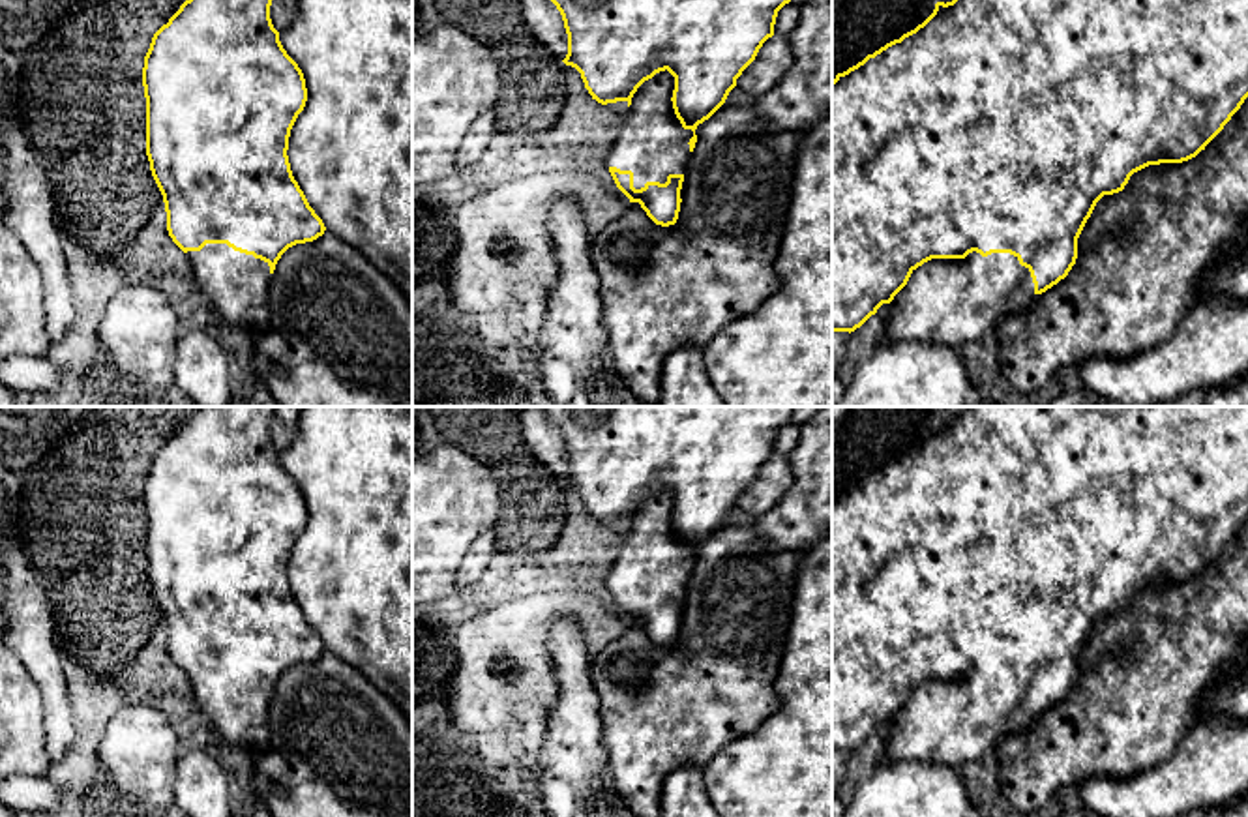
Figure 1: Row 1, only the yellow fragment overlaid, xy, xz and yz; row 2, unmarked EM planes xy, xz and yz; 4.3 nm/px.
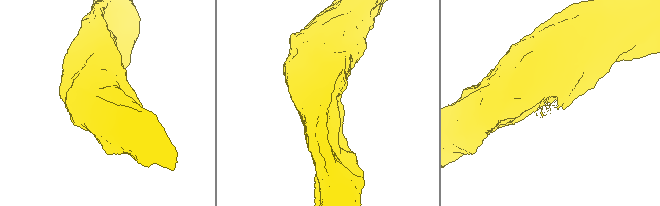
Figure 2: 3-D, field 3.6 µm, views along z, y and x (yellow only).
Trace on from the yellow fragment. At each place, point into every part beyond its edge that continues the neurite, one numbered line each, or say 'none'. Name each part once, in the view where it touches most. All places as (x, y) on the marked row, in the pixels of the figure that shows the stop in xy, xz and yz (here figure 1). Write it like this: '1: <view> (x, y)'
1: yz (954, 302)

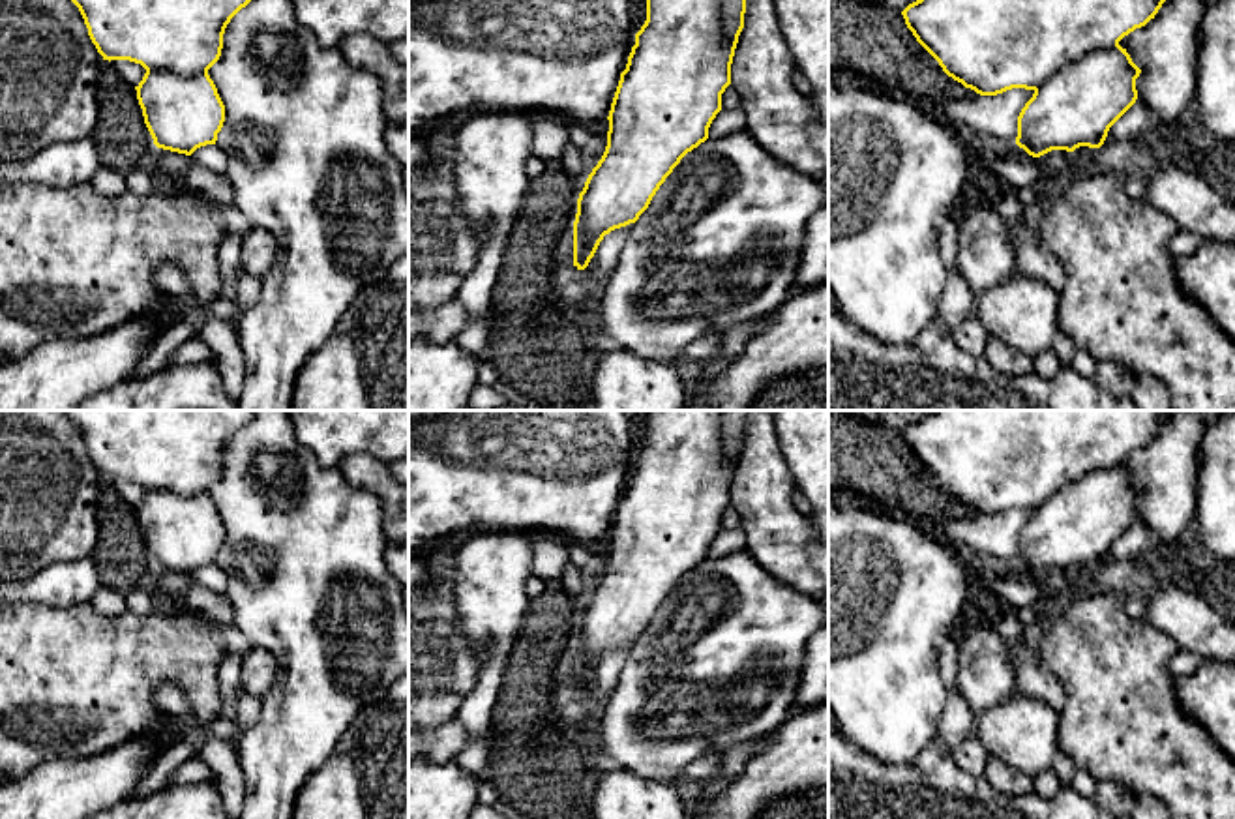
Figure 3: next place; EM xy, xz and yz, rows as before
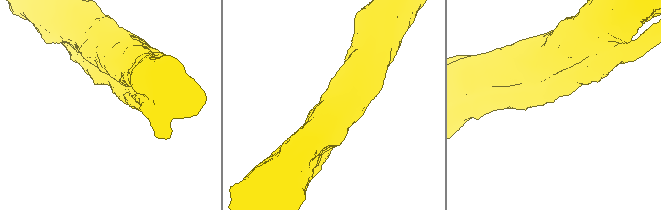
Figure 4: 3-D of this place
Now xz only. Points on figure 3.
none

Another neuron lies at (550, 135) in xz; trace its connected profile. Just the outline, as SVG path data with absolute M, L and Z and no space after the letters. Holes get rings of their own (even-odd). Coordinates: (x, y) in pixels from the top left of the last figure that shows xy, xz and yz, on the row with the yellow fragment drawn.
M527 114L532 129L532 156L545 165L560 163L570 141L562 120L551 114Z

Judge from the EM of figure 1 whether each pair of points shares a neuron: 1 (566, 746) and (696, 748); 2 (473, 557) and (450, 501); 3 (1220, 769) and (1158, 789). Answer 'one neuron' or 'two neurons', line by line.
1: two neurons
2: two neurons
3: one neuron

